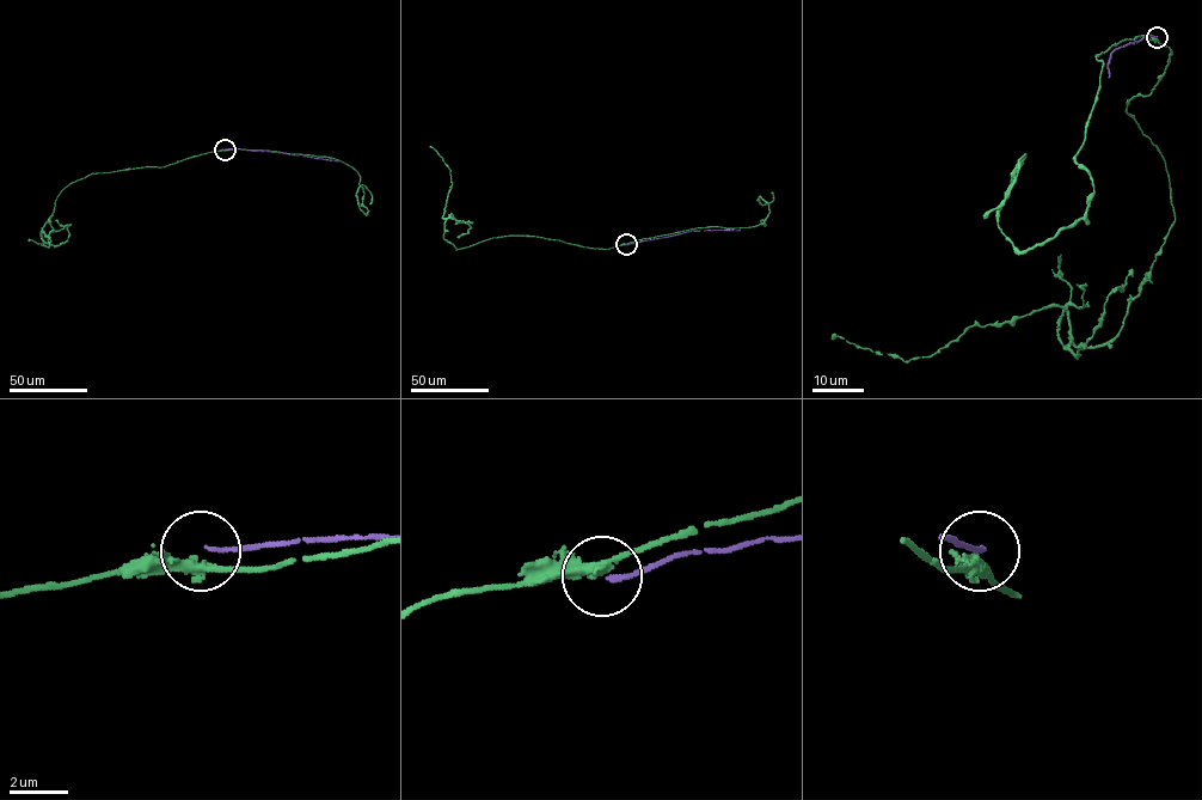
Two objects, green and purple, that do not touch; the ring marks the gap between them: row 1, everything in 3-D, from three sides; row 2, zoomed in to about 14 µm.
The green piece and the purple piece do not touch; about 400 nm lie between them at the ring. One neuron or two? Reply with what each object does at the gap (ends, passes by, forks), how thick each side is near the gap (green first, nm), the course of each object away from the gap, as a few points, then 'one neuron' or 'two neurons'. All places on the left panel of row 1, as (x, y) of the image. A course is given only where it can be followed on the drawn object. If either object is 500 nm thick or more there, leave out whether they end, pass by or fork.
green passes by | purple ends | 260/150 nm | green via (225, 150), (69, 183), (42, 228), (43, 243), (41, 232), (49, 246), (29, 239) | purple via (225, 150), (338, 162) | two neurons

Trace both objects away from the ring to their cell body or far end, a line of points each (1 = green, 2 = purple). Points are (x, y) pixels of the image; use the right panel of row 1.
1: (1155, 38), (1167, 65), (1126, 111), (1175, 223), (1115, 337), (1078, 348), (1059, 306), (902, 360), (832, 334)
2: (1157, 37), (1150, 35), (1110, 54), (1108, 77)

